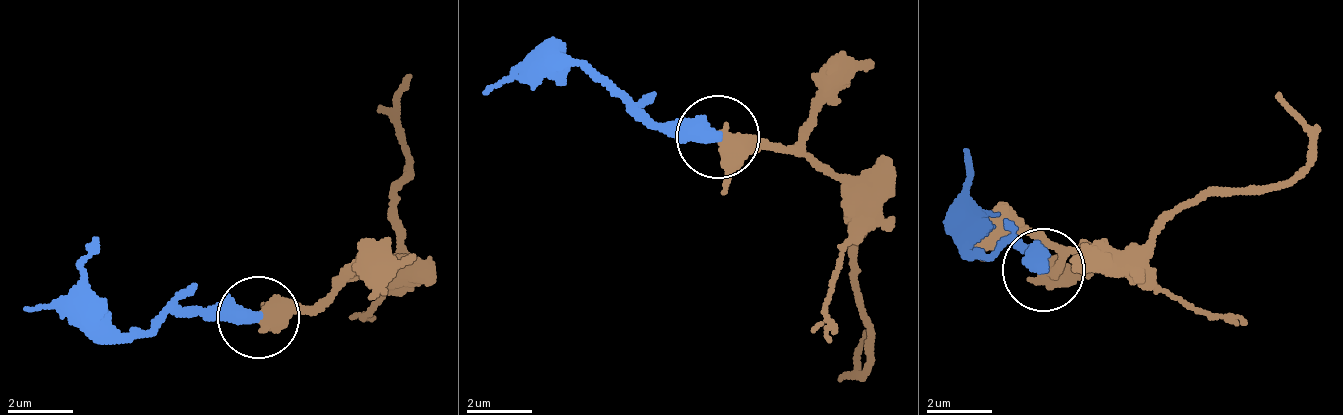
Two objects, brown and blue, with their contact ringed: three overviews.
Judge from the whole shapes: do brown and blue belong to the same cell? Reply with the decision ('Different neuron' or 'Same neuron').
Same neuron

